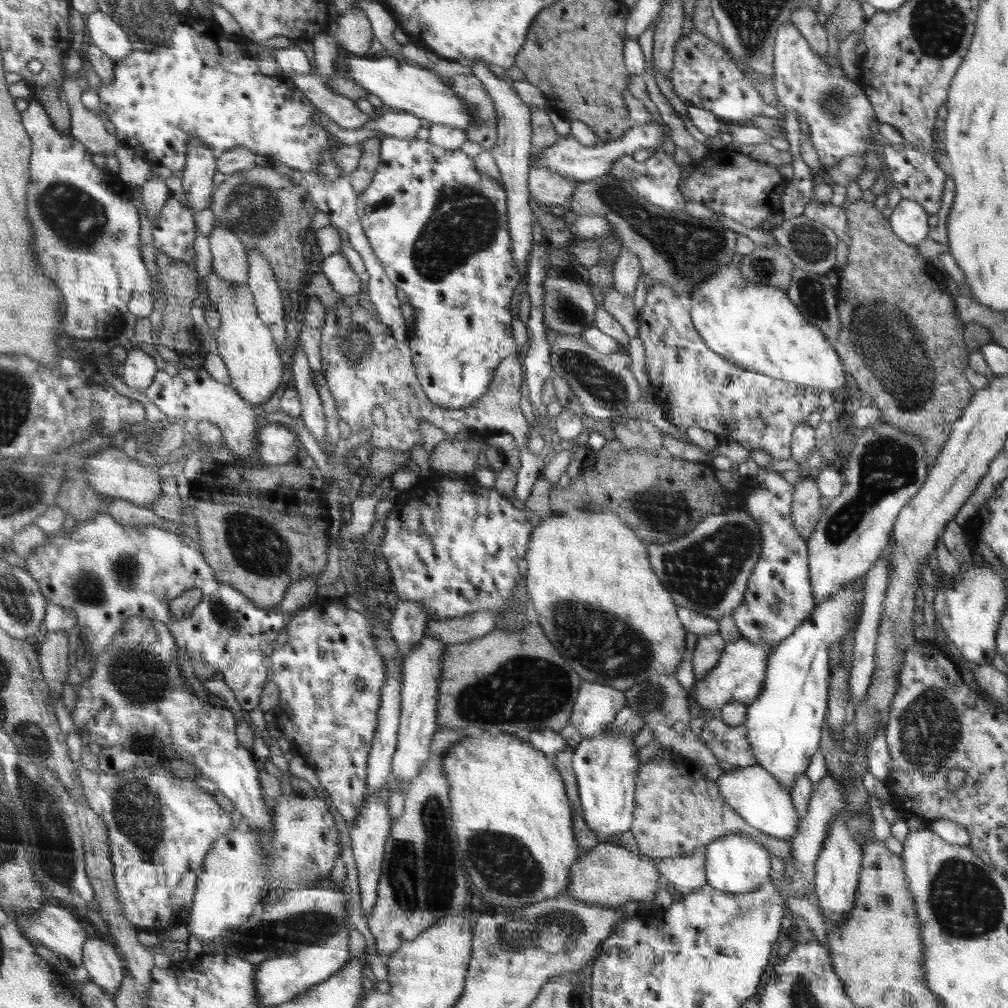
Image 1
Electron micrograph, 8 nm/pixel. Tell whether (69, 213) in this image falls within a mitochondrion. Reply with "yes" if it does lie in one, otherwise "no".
yes

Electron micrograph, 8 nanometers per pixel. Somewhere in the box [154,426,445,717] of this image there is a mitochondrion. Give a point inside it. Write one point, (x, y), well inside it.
(256, 544)

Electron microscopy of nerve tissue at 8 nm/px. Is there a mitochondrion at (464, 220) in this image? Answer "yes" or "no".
yes

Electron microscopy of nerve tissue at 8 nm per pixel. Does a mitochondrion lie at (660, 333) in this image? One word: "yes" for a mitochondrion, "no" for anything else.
no

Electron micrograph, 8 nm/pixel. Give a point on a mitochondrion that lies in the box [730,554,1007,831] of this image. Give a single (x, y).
(928, 729)

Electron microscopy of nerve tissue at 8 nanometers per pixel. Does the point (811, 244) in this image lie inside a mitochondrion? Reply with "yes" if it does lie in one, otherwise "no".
yes

